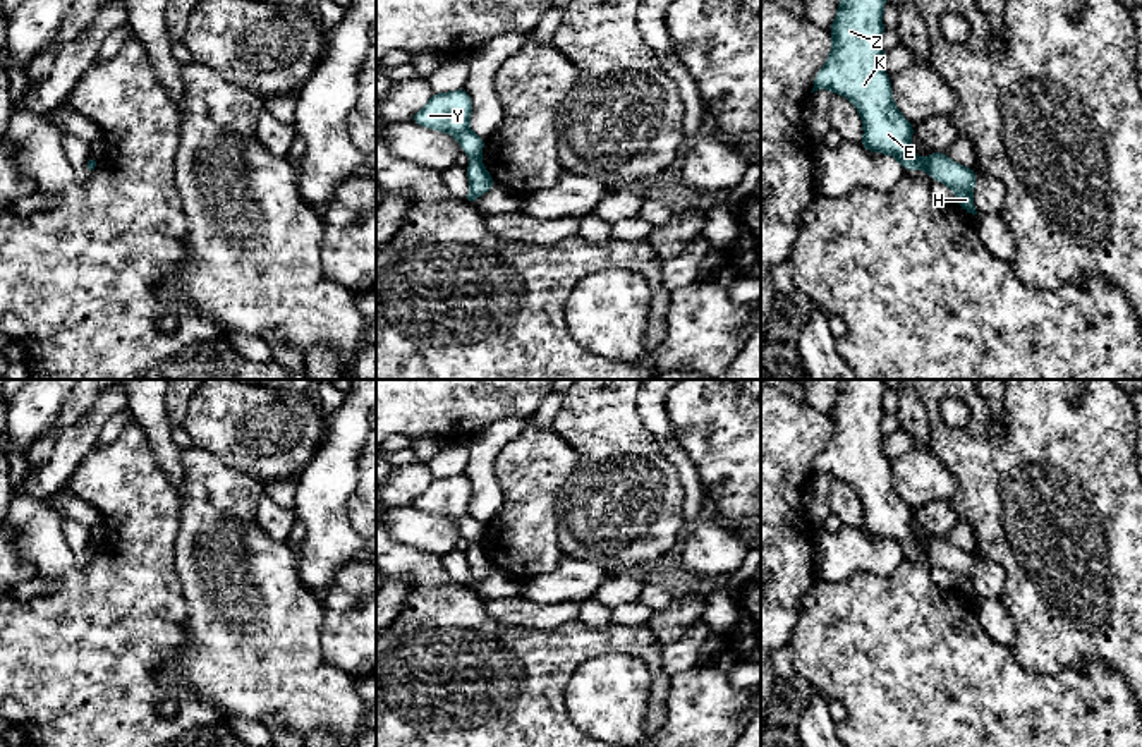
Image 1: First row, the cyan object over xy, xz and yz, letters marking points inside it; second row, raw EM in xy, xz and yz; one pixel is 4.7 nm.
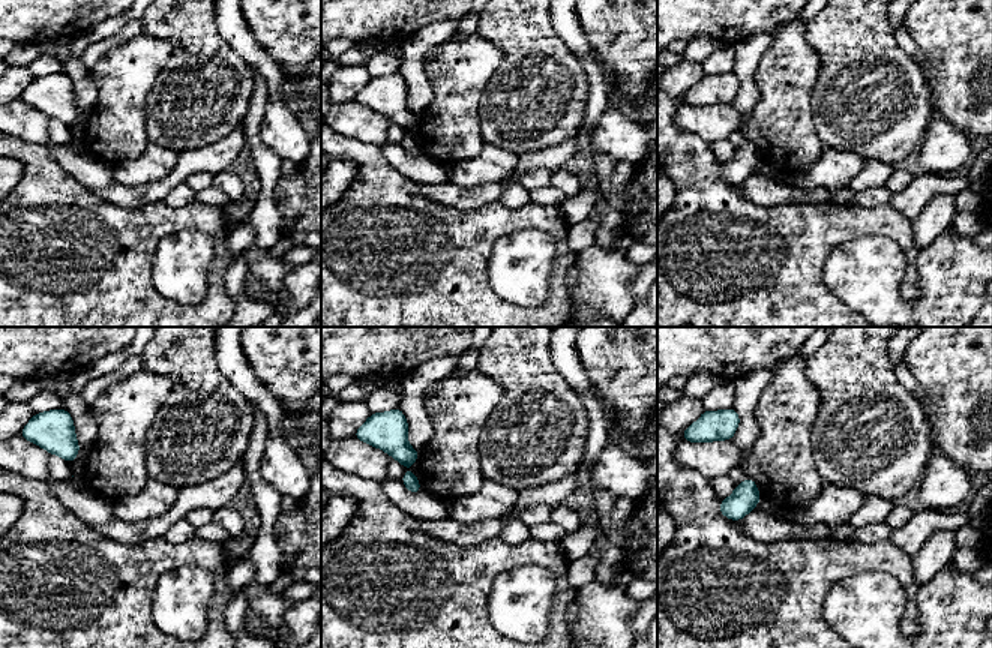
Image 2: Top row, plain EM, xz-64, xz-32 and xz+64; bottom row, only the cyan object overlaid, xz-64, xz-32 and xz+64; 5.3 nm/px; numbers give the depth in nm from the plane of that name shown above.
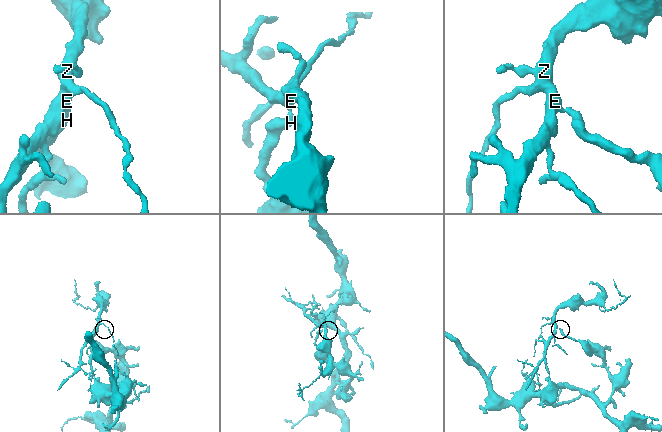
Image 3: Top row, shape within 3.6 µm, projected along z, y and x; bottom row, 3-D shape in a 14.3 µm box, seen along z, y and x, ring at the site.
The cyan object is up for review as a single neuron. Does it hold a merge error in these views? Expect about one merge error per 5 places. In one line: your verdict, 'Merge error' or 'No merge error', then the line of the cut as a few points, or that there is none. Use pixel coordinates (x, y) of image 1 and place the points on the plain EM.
Merge error. Split along xz (478, 541), (473, 545)

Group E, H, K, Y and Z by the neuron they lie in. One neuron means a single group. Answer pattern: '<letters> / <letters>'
E K Y Z / H

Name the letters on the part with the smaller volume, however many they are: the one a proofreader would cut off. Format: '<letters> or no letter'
E, K, Y, Z

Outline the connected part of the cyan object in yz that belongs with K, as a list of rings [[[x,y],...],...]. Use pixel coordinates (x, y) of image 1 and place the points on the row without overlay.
[[[841,380],[833,410],[833,431],[816,459],[814,472],[848,483],[864,510],[860,531],[895,541],[905,555],[922,555],[910,534],[914,510],[893,488],[890,460],[883,455],[884,380]]]

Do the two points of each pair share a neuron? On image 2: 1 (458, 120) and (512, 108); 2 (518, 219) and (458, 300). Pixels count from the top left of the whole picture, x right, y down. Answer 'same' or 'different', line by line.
1: different
2: same

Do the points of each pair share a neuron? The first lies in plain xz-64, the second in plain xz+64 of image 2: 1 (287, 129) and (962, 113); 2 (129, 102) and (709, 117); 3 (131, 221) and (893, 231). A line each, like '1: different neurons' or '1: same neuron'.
1: different neurons
2: same neuron
3: same neuron

